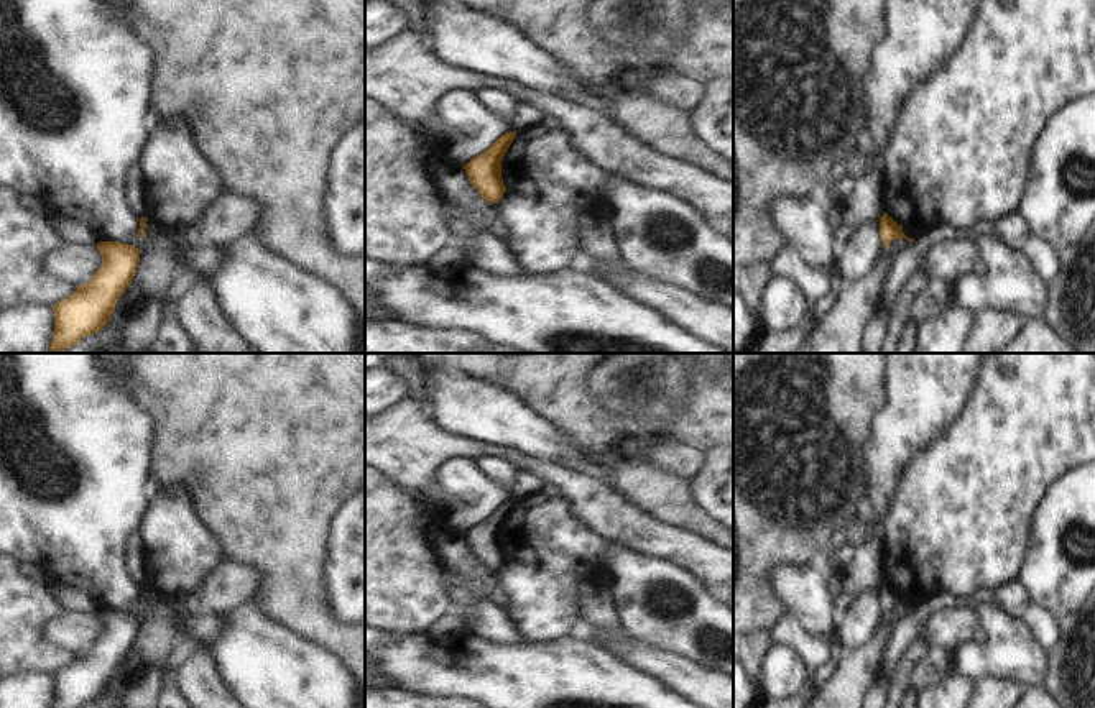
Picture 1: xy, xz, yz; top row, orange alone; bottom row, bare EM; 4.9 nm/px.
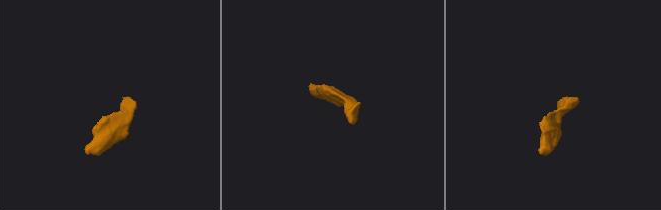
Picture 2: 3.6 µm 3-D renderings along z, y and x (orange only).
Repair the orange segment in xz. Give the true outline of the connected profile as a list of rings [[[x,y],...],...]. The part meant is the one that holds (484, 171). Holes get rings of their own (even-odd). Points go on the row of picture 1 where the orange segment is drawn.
[[[508,131],[497,138],[482,154],[472,158],[465,166],[470,184],[478,191],[480,197],[498,204],[506,187],[501,179],[501,161],[516,131]]]

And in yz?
[[[883,214],[881,217],[880,217],[880,237],[881,237],[881,240],[883,240],[883,248],[888,248],[888,245],[893,241],[893,240],[896,240],[896,238],[906,238],[906,240],[909,240],[911,243],[912,243],[912,240],[914,238],[908,238],[904,233],[903,233],[903,225],[898,225],[894,220],[893,220],[893,217],[889,217],[888,214]]]

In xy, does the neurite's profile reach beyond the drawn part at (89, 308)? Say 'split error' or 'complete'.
complete

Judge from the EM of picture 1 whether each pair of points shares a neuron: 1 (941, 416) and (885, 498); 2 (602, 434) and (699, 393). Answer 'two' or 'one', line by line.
1: one
2: one

